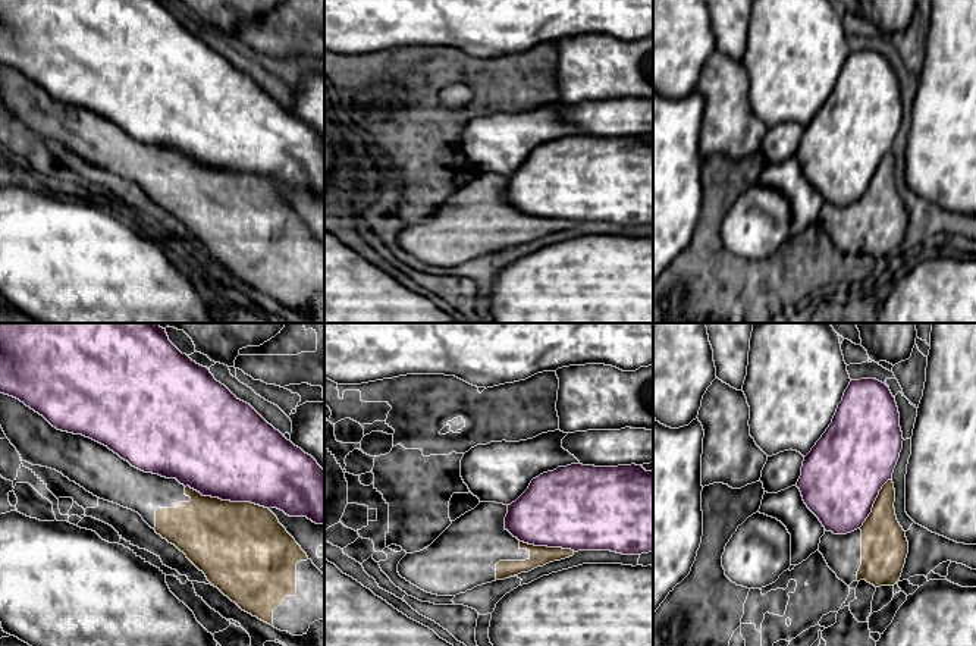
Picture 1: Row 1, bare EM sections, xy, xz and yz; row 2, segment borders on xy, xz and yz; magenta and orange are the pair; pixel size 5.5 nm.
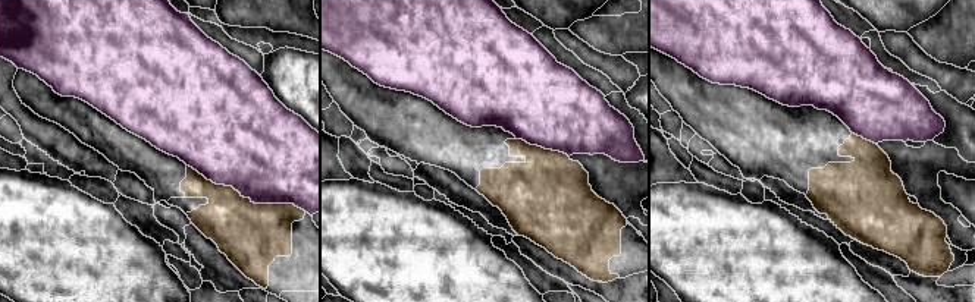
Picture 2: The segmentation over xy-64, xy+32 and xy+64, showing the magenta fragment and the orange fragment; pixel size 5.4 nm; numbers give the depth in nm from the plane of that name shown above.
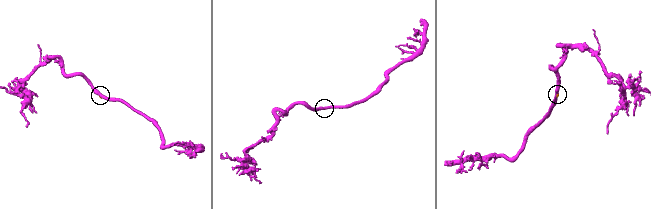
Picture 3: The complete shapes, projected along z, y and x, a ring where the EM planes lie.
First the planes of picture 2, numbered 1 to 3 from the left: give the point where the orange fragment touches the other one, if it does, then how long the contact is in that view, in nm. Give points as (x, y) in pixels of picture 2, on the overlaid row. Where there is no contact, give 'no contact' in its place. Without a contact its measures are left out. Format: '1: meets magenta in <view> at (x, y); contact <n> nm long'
1: meets magenta in xy-64 at (247, 197); contact 700 nm long
2: meets magenta in xy+32 at (542, 147); contact 320 nm long
3: meets magenta in xy+64 at (864, 138); contact 150 nm long

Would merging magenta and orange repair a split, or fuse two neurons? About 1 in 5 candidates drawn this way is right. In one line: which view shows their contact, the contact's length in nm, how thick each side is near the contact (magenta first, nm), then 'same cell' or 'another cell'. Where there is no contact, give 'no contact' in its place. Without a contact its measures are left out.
contact in xy; length 480 nm; calibres 500 and 460 nm; another cell

